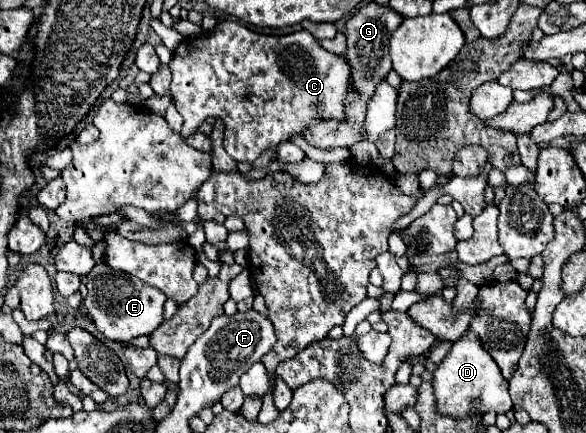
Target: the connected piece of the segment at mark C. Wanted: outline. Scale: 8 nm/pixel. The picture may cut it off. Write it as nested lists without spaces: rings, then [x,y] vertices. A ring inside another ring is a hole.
[[[223,21],[211,31],[195,37],[185,37],[169,63],[173,73],[171,99],[185,119],[181,135],[197,131],[207,119],[221,119],[225,125],[223,147],[235,161],[253,163],[263,151],[289,141],[293,135],[305,133],[305,125],[313,117],[345,117],[345,97],[349,97],[349,61],[321,47],[321,43],[305,29],[289,35],[263,35],[239,25]]]

